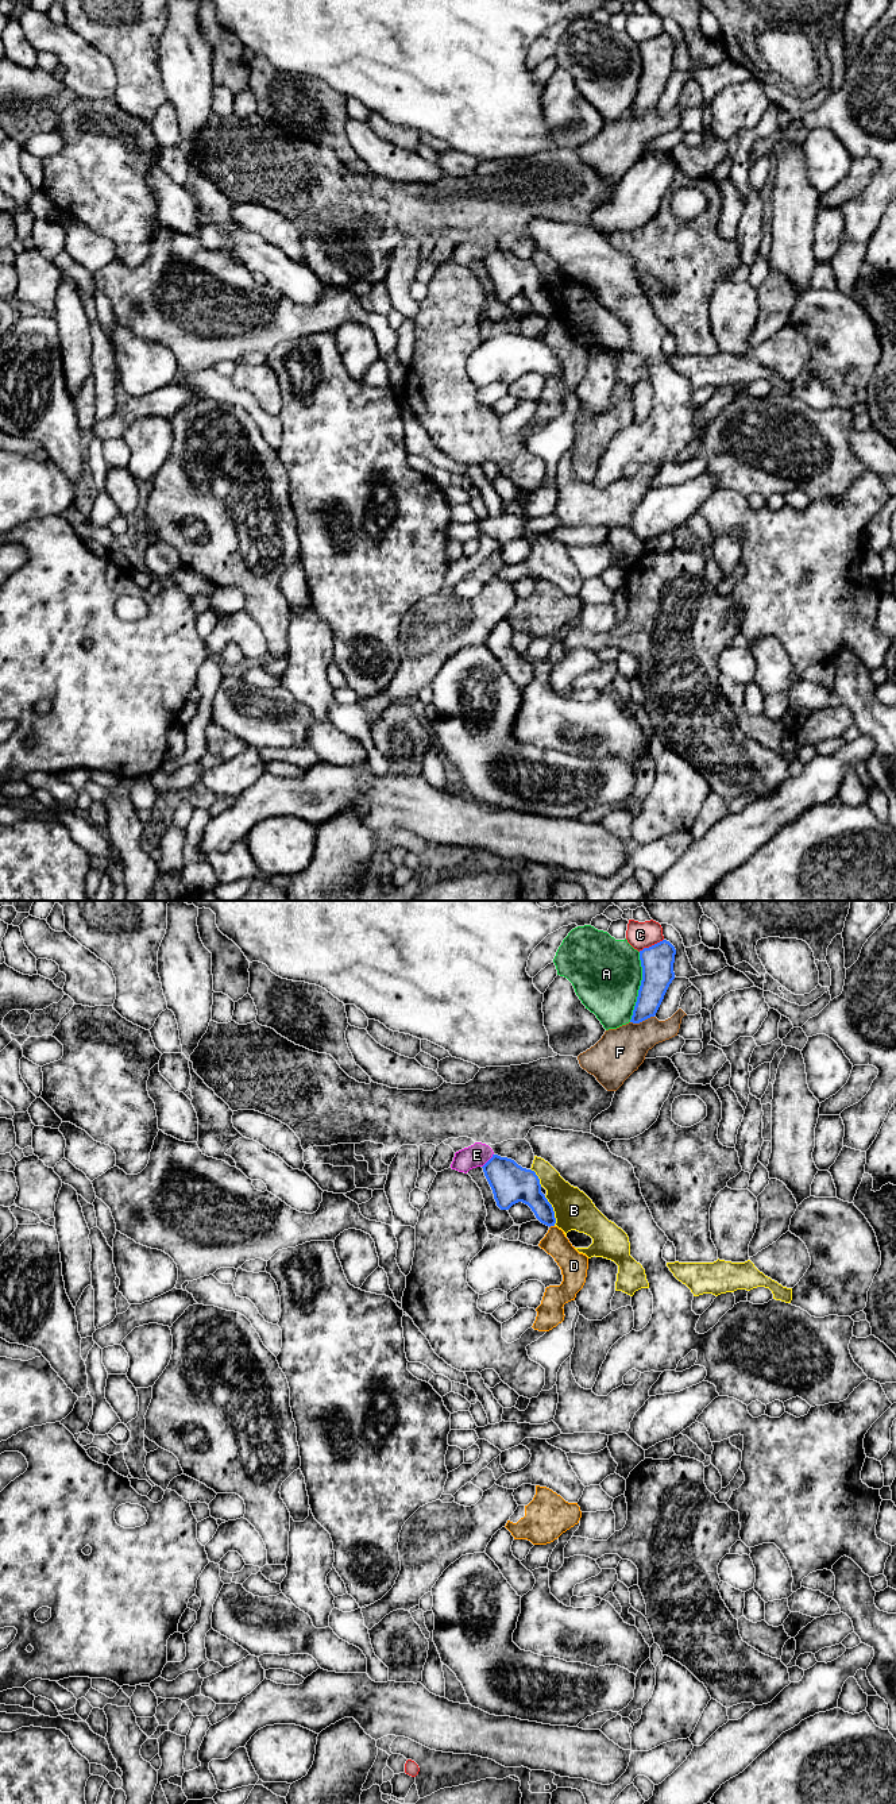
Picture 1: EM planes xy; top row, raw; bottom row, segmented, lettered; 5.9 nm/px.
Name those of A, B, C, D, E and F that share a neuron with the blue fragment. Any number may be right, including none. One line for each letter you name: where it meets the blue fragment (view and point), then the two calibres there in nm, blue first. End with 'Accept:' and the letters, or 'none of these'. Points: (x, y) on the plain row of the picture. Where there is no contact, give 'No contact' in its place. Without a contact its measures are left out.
Accept: none of these

